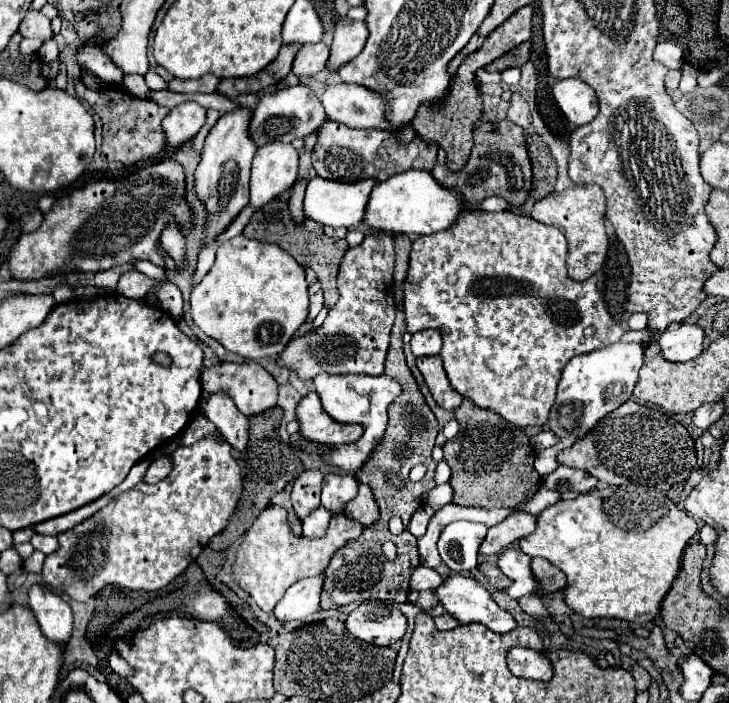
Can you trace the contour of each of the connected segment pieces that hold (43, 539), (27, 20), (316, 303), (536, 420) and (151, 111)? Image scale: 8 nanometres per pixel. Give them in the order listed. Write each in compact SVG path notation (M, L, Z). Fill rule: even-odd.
M33 534L31 536L31 546L39 552L43 552L45 556L47 554L53 554L57 548L59 548L59 540L55 536L39 536L39 534Z
M35 10L27 12L27 16L21 22L19 34L23 38L37 38L37 40L43 40L43 42L51 40L55 36L53 30L51 30L51 20L47 16L43 16L41 12L35 12Z
M313 284L309 288L309 314L307 314L307 320L313 322L321 308L323 308L323 292L321 292L319 284Z
M507 210L505 212L495 212L495 214L471 212L471 214L465 214L463 218L459 218L457 226L453 226L451 230L443 230L443 232L429 234L429 236L419 236L419 238L413 240L409 272L407 272L407 277L405 278L405 300L403 300L407 332L415 334L415 332L427 330L427 328L439 330L443 339L439 356L443 360L443 368L447 372L447 378L449 378L451 386L461 396L465 396L471 402L475 402L475 406L485 408L485 410L493 410L501 418L505 418L507 422L511 422L515 426L543 426L547 422L549 410L551 410L551 406L555 402L555 390L557 390L559 372L563 370L563 366L573 356L605 348L609 344L619 342L621 336L623 336L623 328L611 318L611 314L605 308L603 296L599 292L599 282L603 280L603 274L597 272L589 280L575 282L575 280L571 280L567 276L565 256L567 256L567 242L565 242L565 236L557 228L541 224L541 222L533 220L531 216L517 216L517 214L507 212Z
M81 80L75 82L75 92L81 100L85 100L103 122L103 160L107 162L121 162L125 166L149 160L157 156L165 148L165 136L161 130L161 120L169 112L167 108L159 106L151 98L131 98L131 94L121 84L105 84L99 90L87 88Z

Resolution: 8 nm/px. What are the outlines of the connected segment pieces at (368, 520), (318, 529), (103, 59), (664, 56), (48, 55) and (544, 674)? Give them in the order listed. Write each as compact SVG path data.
M363 484L359 486L357 496L351 502L347 502L345 514L359 520L359 522L363 522L365 526L371 526L379 520L379 506L377 506L369 486L363 486Z
M325 506L315 508L305 520L303 520L303 534L309 538L315 538L319 534L323 534L323 530L327 530L327 520L331 518L331 514L325 510Z
M85 44L77 54L77 62L81 68L87 68L103 82L121 82L123 78L123 70L101 48L93 48Z
M659 42L655 46L653 58L667 68L681 68L683 66L683 48L675 42Z
M55 40L45 42L45 44L39 48L39 56L41 56L43 62L53 62L53 60L57 60L57 56L59 56L57 42L55 42Z
M511 648L507 656L507 664L509 664L509 670L521 678L533 678L543 682L553 678L551 662L543 654L531 648Z

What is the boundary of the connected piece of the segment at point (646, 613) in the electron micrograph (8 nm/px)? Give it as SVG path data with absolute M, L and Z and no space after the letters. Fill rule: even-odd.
M631 484L607 486L575 499L561 500L537 516L533 534L519 540L519 548L529 556L541 556L555 564L567 576L563 588L565 604L585 618L619 618L635 624L647 624L657 618L661 600L669 592L679 568L683 550L697 534L697 522L679 510L661 490Z

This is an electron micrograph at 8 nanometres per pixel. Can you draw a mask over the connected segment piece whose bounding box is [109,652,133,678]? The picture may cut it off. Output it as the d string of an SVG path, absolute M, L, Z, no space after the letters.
M111 654L111 658L109 658L109 664L111 664L111 668L113 668L113 672L115 674L119 674L121 678L127 678L129 674L133 674L133 670L129 668L129 664L119 656L119 654Z

